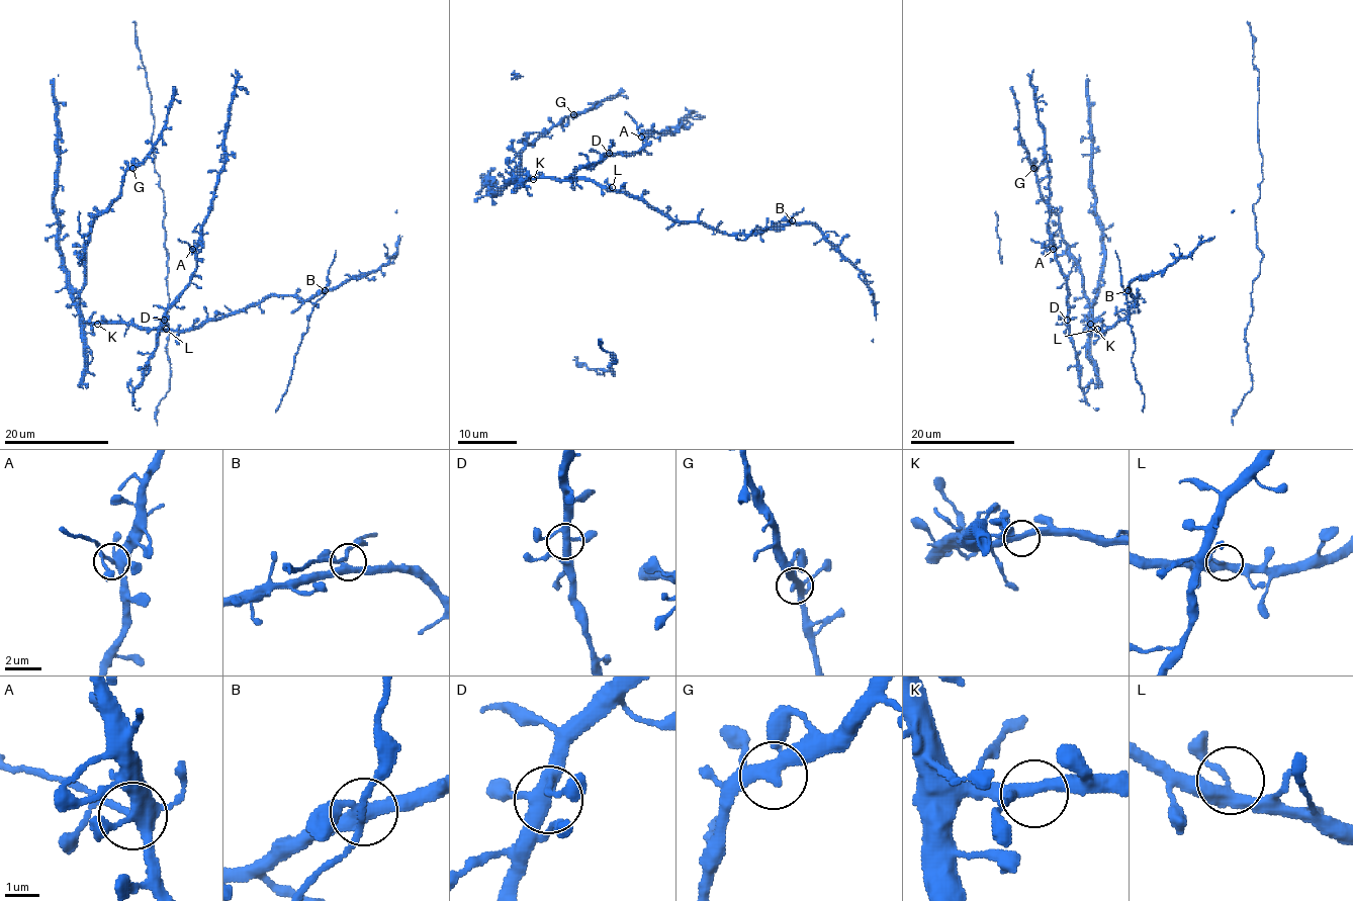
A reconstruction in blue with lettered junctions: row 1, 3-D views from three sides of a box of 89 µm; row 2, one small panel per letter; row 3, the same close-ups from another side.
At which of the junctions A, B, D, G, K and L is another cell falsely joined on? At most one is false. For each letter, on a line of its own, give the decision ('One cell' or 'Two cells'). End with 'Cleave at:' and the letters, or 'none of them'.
A: Two cells
B: One cell
D: One cell
G: One cell
K: One cell
L: One cell
Cleave at: A

